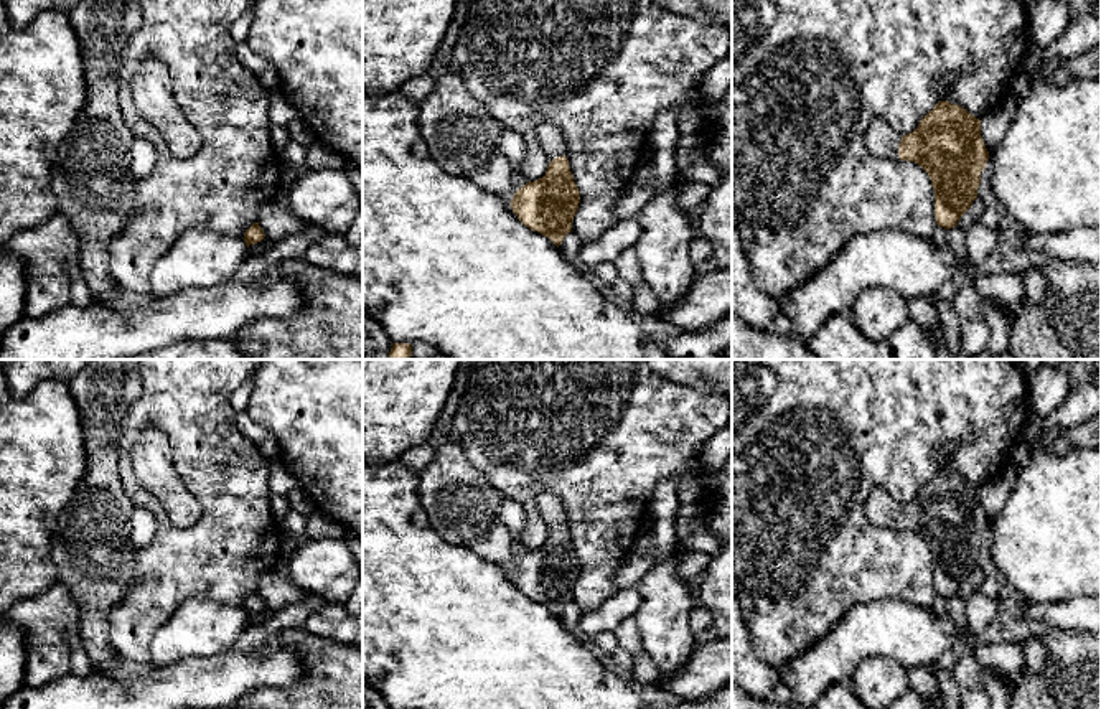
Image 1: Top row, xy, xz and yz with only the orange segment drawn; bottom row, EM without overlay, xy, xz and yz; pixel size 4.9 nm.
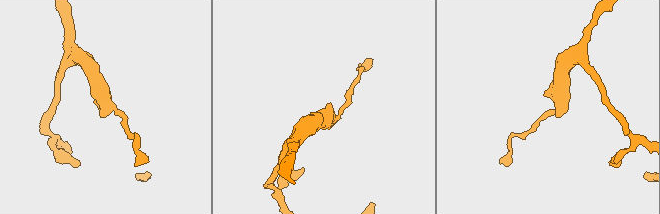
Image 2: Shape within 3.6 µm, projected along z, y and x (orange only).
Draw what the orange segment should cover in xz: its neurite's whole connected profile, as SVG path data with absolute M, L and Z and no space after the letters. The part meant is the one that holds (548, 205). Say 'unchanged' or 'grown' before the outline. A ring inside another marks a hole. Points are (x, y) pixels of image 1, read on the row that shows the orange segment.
grown; M542 124L537 127L537 140L549 160L547 171L542 178L519 188L511 208L524 226L549 237L559 247L572 231L580 193L569 167L562 130Z

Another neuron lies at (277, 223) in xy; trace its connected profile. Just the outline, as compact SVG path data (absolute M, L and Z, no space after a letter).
M270 201L259 209L257 223L265 237L272 241L282 241L288 236L297 236L308 226L308 223L297 218L290 209L275 201Z

